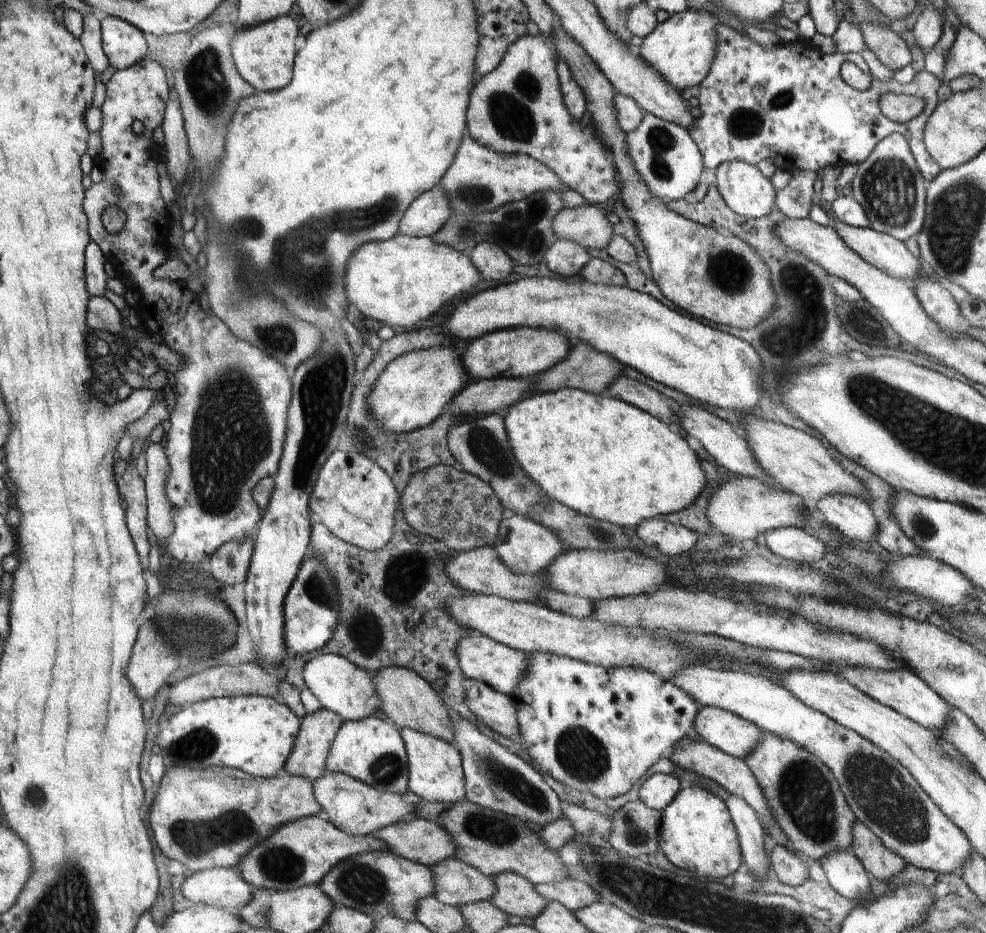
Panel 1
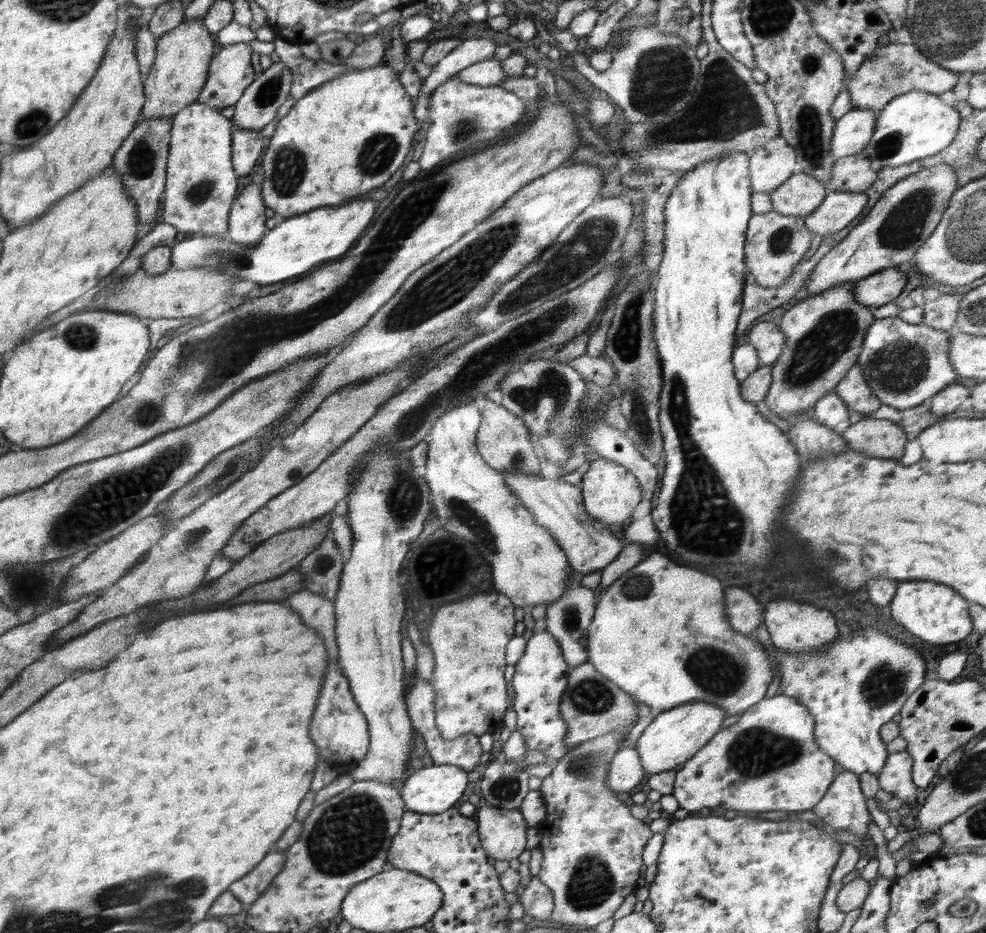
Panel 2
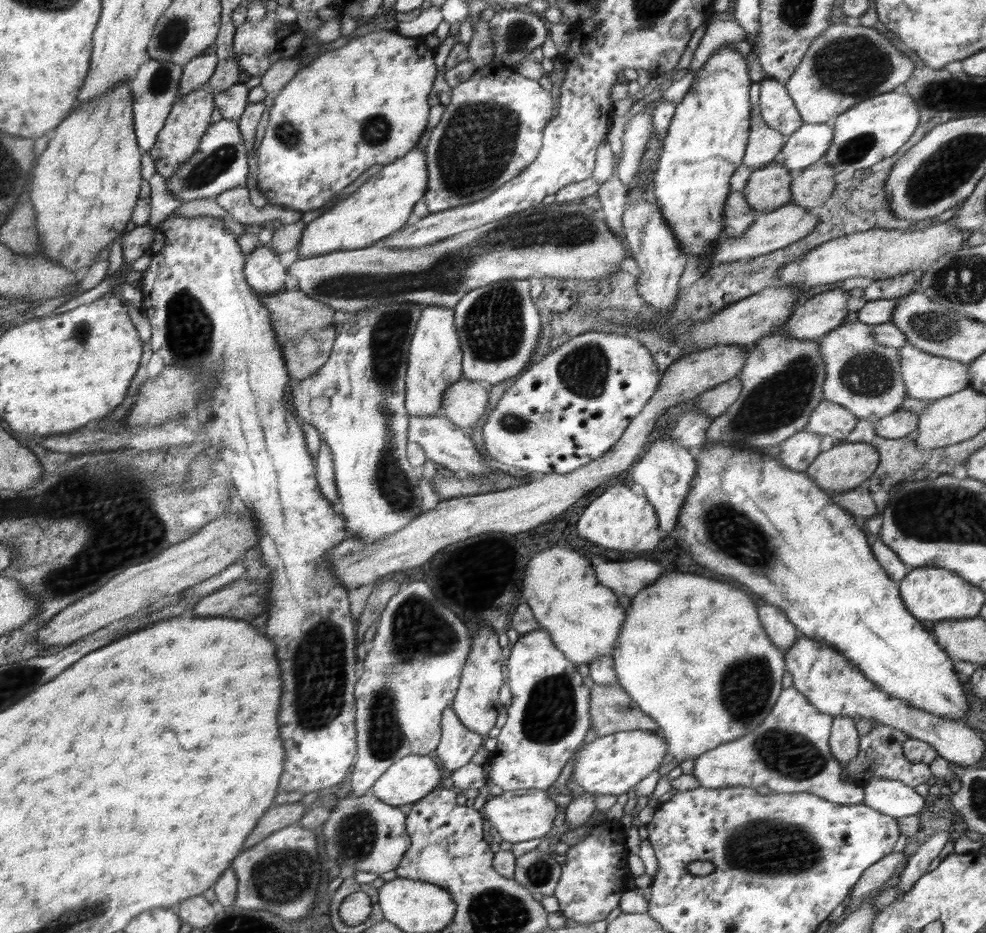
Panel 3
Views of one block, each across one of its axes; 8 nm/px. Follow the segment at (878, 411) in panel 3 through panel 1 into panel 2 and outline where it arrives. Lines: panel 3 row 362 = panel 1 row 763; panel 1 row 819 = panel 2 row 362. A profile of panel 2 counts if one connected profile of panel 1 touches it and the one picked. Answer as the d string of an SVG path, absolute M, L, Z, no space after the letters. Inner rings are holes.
M897 316L877 319L871 324L856 363L862 366L867 384L883 404L900 410L918 407L934 398L957 377L951 362L951 333L922 322L910 324Z

